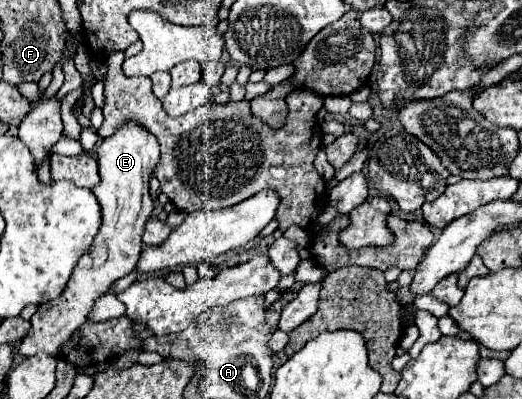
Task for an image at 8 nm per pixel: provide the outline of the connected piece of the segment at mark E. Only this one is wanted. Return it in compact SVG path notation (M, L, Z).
M127 122L121 132L101 142L99 150L99 178L101 182L93 188L103 212L103 224L95 236L91 248L81 256L73 268L73 276L67 282L65 292L47 304L41 304L31 318L31 330L21 340L17 352L21 356L33 356L37 352L47 352L57 356L61 344L65 344L71 334L87 320L97 298L101 298L115 280L129 274L139 260L143 250L143 228L151 216L153 200L149 196L149 174L159 160L159 144L153 136L135 122Z

